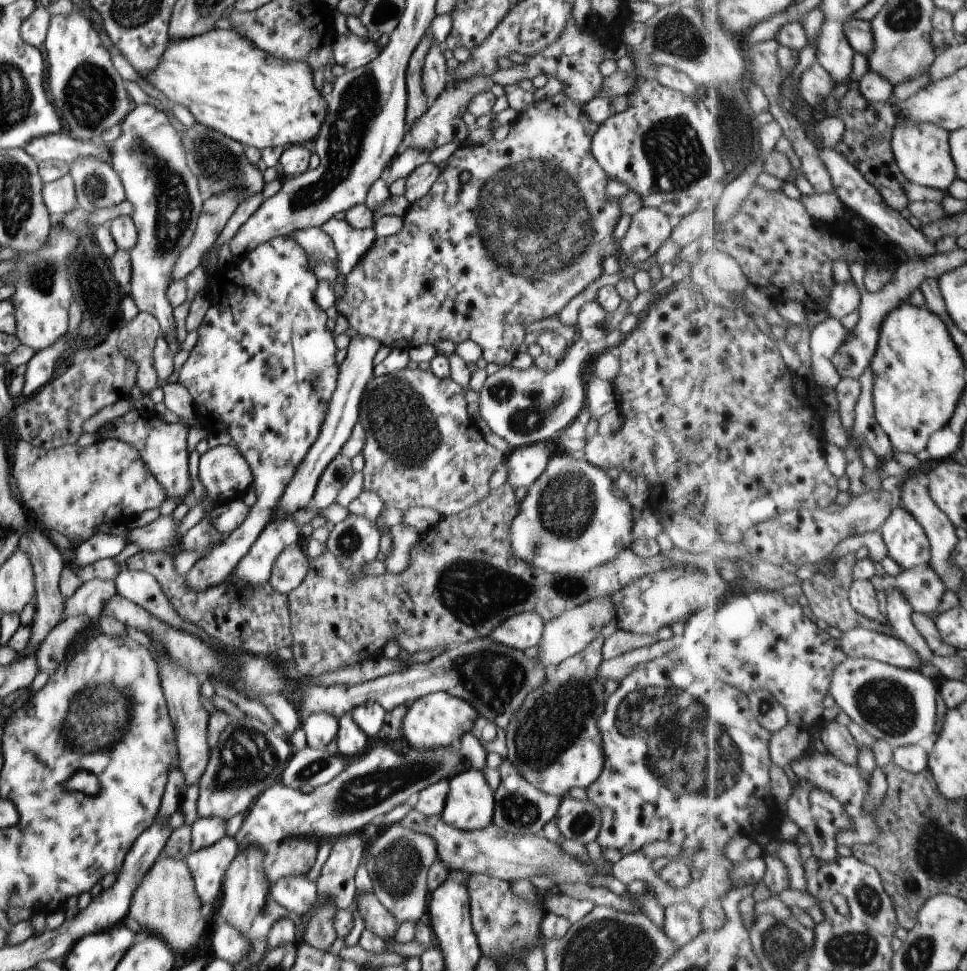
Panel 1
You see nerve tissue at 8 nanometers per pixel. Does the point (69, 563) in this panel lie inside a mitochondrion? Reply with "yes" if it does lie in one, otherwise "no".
no

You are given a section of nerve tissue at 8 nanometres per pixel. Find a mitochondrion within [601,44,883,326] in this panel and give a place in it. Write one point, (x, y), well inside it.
(673, 150)

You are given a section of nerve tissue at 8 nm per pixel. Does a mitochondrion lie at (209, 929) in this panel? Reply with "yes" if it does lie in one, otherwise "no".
no

